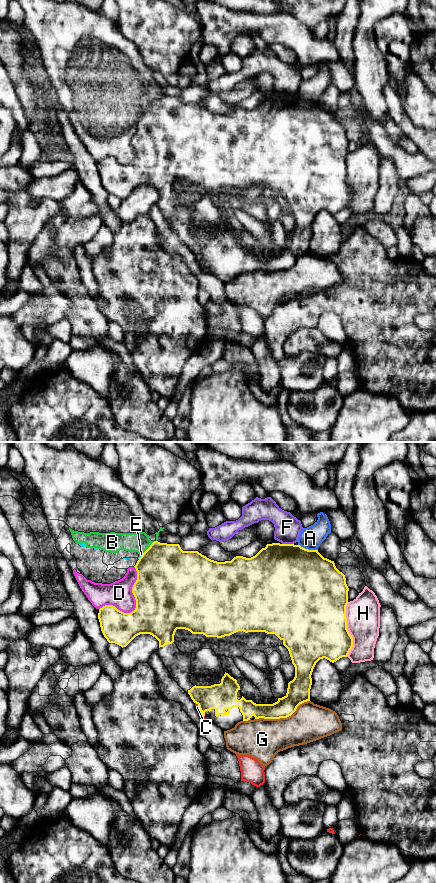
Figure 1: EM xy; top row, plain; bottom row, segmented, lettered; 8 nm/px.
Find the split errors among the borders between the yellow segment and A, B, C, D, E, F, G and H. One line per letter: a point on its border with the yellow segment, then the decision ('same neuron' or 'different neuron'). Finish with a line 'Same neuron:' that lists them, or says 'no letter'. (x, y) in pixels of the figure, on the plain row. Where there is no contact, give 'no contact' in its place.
A: xy (307, 101) | different neuron
B: xy (148, 100) | different neuron
C: xy (200, 262) | different neuron
D: xy (136, 157) | different neuron
E: xy (141, 108) | different neuron
F: xy (288, 96) | different neuron
G: xy (282, 269) | different neuron
H: xy (347, 181) | different neuron
Same neuron: no letter

